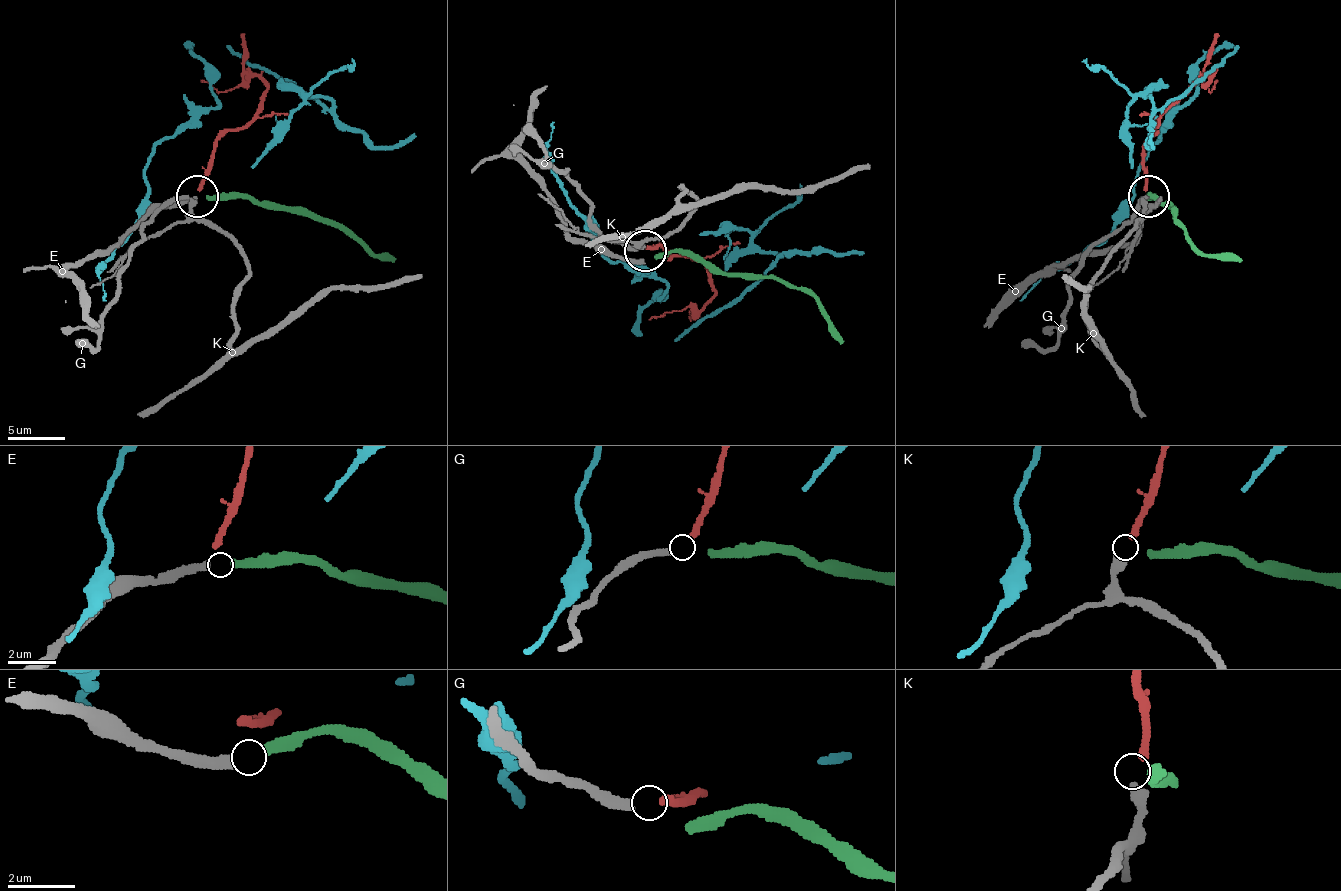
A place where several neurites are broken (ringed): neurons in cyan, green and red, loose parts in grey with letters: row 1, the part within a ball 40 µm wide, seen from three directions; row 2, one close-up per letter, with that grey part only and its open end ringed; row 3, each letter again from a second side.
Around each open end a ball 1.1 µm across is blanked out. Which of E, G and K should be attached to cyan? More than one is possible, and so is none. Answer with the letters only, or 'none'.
none

